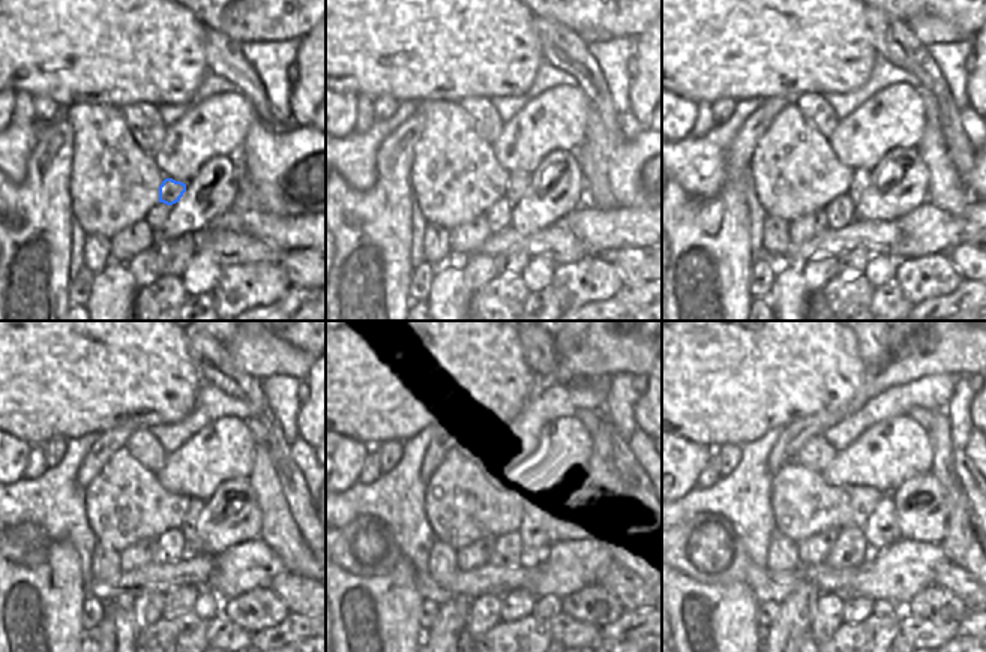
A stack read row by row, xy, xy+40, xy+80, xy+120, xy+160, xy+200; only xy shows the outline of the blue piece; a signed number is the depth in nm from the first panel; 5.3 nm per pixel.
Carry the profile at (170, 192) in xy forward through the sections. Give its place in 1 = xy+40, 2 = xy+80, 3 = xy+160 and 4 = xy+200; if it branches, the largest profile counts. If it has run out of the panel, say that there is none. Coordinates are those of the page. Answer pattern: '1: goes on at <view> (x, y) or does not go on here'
1: goes on at xy+40 (518, 183)
2: goes on at xy+80 (860, 179)
3: goes on at xy+160 (535, 531)
4: goes on at xy+200 (881, 529)

